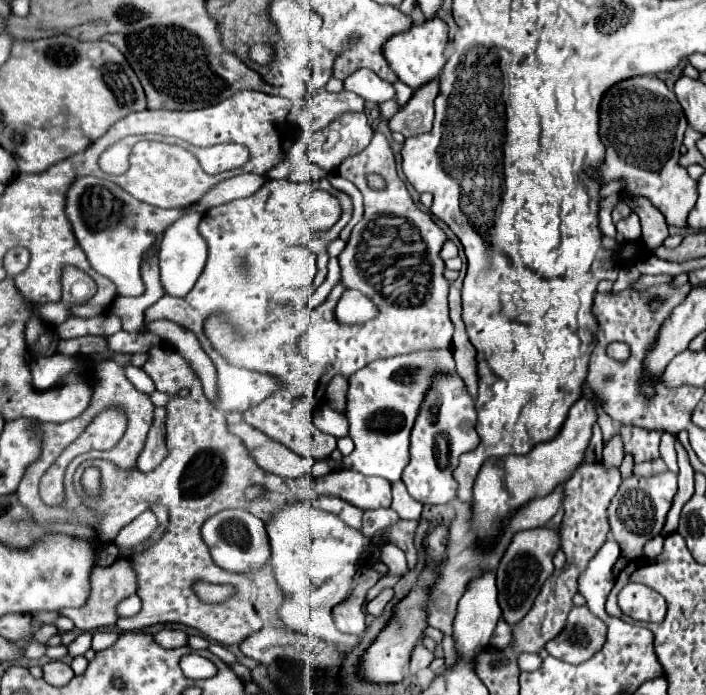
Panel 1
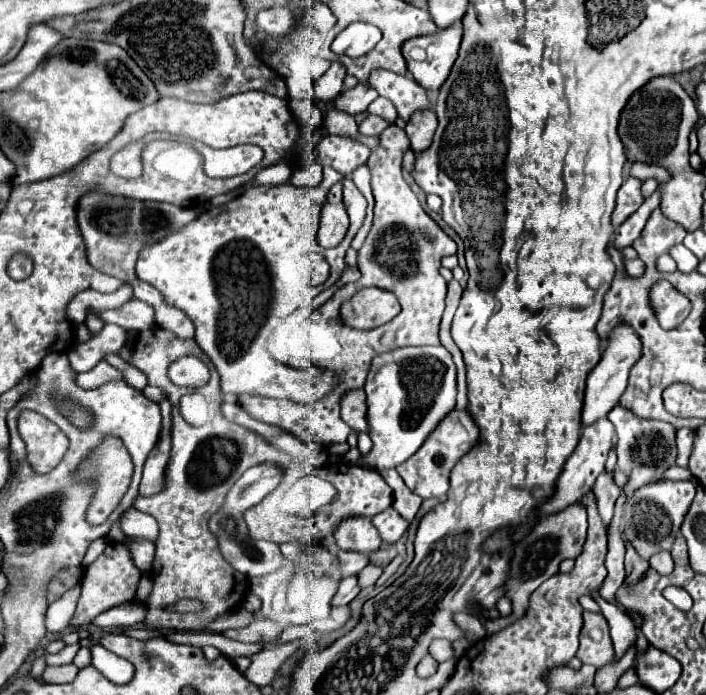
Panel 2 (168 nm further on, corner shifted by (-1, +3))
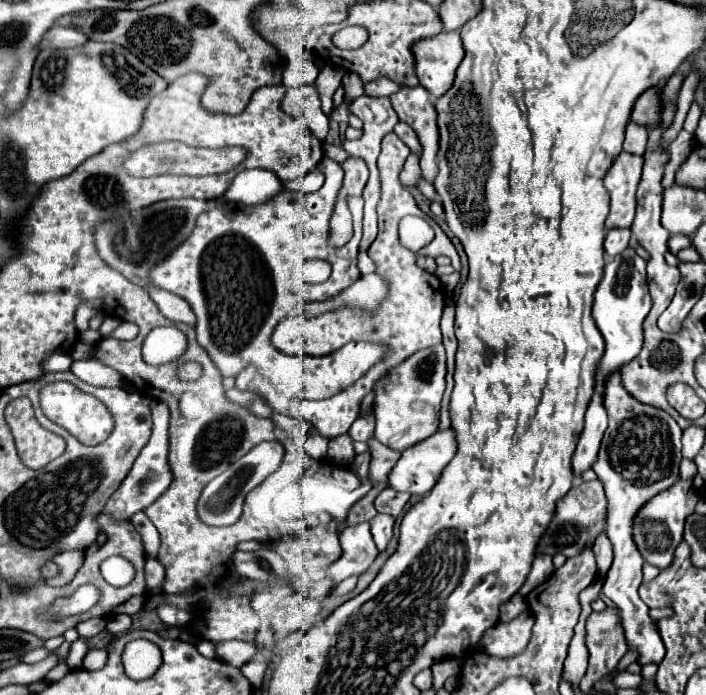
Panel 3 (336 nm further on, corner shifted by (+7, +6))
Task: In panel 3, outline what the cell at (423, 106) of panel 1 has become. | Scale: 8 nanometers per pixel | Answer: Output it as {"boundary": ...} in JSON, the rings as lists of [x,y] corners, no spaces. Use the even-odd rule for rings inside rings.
{"boundary":[[[410,154],[410,158],[404,164],[404,170],[400,174],[400,182],[404,186],[412,186],[414,188],[414,186],[418,186],[420,178],[422,178],[422,172],[420,172],[420,166],[418,166],[418,156]]]}

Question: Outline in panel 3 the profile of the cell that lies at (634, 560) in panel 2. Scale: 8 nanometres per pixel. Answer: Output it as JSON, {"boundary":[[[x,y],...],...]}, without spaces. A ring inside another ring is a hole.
{"boundary":[[[620,372],[612,374],[612,378],[604,382],[604,404],[608,410],[610,426],[602,438],[602,446],[596,462],[592,464],[592,470],[604,484],[608,498],[606,534],[614,546],[614,562],[608,570],[602,592],[618,606],[626,640],[630,648],[640,652],[640,664],[660,664],[664,658],[664,642],[660,638],[656,620],[652,620],[648,614],[650,608],[638,596],[638,586],[642,584],[644,558],[640,550],[636,550],[632,538],[632,522],[640,512],[640,506],[644,506],[644,502],[648,502],[662,490],[668,490],[680,480],[678,466],[682,460],[682,428],[668,412],[642,404],[636,398],[630,398],[628,390],[624,390],[620,382]]]}

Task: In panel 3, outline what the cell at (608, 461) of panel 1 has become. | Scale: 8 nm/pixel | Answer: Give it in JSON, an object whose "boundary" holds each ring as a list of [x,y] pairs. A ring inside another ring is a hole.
{"boundary":[[[606,534],[596,538],[596,544],[592,546],[592,552],[596,556],[596,564],[598,564],[598,574],[604,578],[604,574],[608,572],[610,564],[612,564],[612,544],[608,540]]]}

